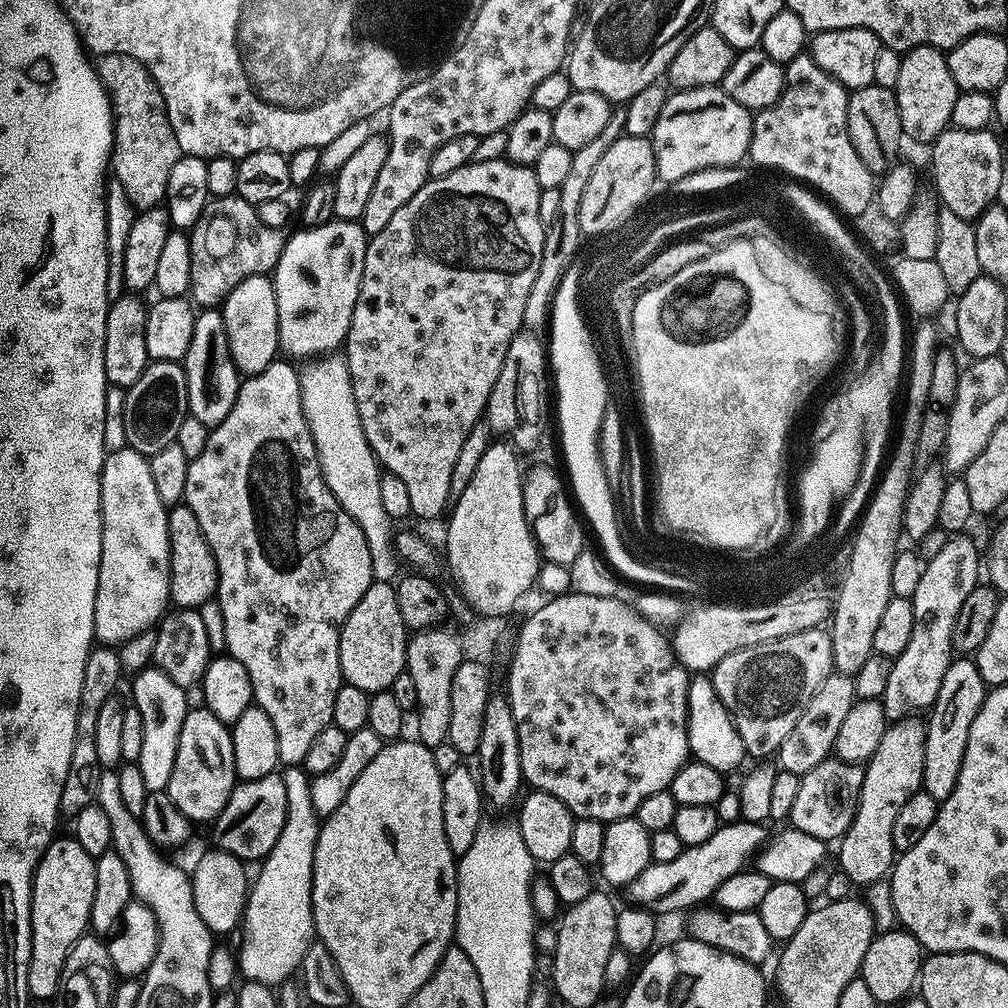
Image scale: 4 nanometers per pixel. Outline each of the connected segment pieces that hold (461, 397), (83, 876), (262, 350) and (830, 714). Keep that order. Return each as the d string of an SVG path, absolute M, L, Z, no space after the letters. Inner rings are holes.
M507 158L487 160L486 162L469 162L458 168L445 171L440 177L429 178L420 187L418 194L410 198L386 222L381 232L375 233L368 240L366 258L362 266L362 282L358 290L358 302L354 306L354 314L350 322L350 330L346 341L348 356L346 363L352 379L352 393L358 406L358 414L362 422L362 430L368 439L368 445L376 455L377 461L387 471L398 474L402 482L406 482L406 490L410 490L410 506L412 516L425 516L432 520L435 516L445 515L444 506L449 505L450 474L454 474L454 462L458 462L458 454L462 451L462 442L466 442L469 428L481 423L484 407L500 380L500 371L505 371L506 350L514 347L516 335L521 335L524 317L529 311L526 298L530 298L530 286L534 286L534 278L538 278L538 270L542 266L546 225L540 220L540 200L542 189L535 171L531 167L514 164Z
M75 838L53 839L45 850L36 874L32 877L32 953L28 963L28 995L33 1001L48 1000L59 993L61 976L72 947L89 931L91 907L94 906L97 861Z
M267 275L251 276L224 299L222 305L224 318L224 335L228 338L228 349L236 363L236 371L245 377L257 376L266 366L270 366L278 356L278 302L276 301L276 285Z
M833 674L818 686L818 690L810 698L810 702L802 710L798 722L794 722L794 730L786 734L778 753L778 764L783 771L795 776L805 776L814 766L833 755L838 730L842 730L842 721L850 714L852 705L856 703L856 682L851 675Z

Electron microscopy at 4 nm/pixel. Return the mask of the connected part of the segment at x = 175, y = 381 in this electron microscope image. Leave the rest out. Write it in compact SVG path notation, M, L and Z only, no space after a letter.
M157 360L149 363L143 374L125 391L124 422L127 447L146 457L166 450L176 443L178 430L184 427L188 411L188 374L175 360Z

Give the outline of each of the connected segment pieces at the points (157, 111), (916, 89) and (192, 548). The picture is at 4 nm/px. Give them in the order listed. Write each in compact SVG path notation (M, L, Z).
M114 54L102 65L100 83L112 102L114 117L114 143L110 161L114 180L116 176L136 210L163 205L168 194L170 170L174 170L174 162L178 162L182 155L172 133L168 114L160 109L160 104L156 104L156 92L152 92L152 84L148 84L147 76L141 72L140 66Z
M923 44L899 57L894 91L900 115L900 130L917 145L931 145L949 127L953 104L958 95L954 78L950 78L947 55L939 48Z
M176 506L168 514L168 570L172 573L170 578L170 600L177 609L198 610L207 600L217 595L220 586L220 571L216 568L216 559L209 550L206 538L200 532L200 523L192 516L187 506Z

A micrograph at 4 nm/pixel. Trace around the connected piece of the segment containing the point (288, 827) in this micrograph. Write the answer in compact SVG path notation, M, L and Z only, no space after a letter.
M290 766L282 775L287 796L286 822L274 849L259 865L260 877L251 881L248 904L242 917L244 941L240 944L240 972L244 975L243 979L269 986L283 985L288 977L280 972L280 964L288 964L288 968L295 973L313 944L312 867L322 832L320 818L310 798L307 773L301 767Z

